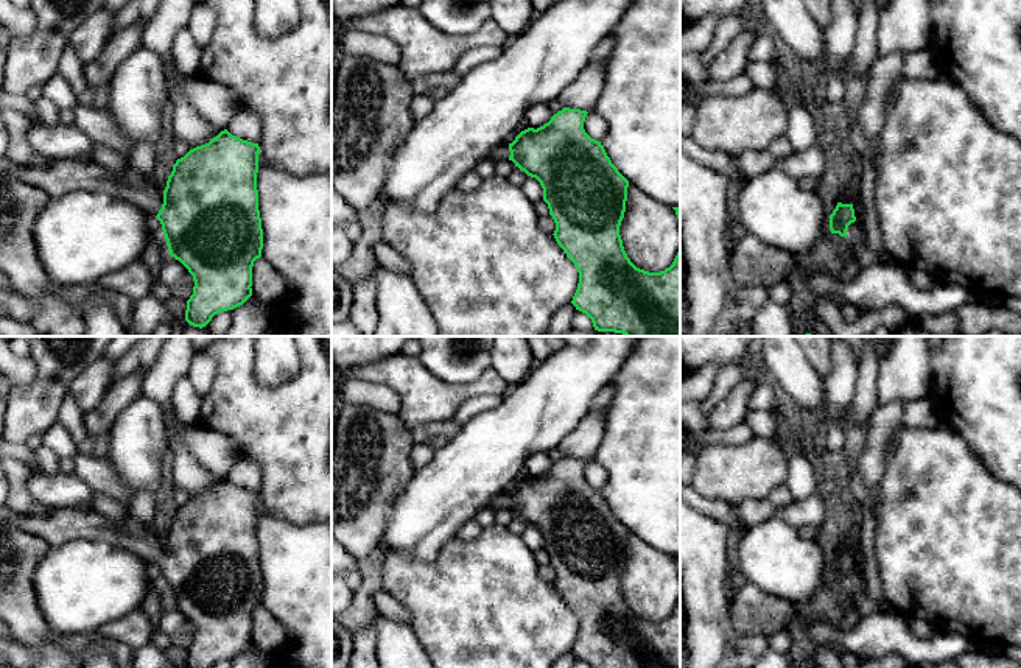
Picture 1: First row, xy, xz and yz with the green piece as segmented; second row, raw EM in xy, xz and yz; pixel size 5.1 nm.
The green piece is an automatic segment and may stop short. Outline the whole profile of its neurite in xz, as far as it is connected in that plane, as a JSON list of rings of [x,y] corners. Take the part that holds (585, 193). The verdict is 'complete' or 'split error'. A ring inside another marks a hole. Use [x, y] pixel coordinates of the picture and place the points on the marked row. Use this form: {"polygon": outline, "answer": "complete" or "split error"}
{"polygon": [[[563,107],[543,126],[528,128],[512,143],[495,146],[486,159],[495,163],[512,160],[515,167],[540,182],[543,201],[556,223],[553,235],[579,272],[571,304],[591,319],[595,330],[624,336],[680,336],[680,251],[672,265],[660,272],[640,269],[630,262],[619,235],[629,181],[612,163],[601,142],[585,132],[587,114],[587,111]]], "answer": "split error"}

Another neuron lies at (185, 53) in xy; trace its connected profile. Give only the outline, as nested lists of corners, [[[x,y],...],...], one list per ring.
[[[187,26],[181,28],[174,36],[171,54],[177,69],[185,75],[196,75],[202,48],[196,45]]]

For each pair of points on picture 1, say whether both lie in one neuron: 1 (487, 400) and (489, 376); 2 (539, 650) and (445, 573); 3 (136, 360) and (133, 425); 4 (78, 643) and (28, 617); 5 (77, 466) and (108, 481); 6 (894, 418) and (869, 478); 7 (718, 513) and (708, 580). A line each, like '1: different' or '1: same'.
1: different
2: same
3: different
4: different
5: same
6: same
7: different

